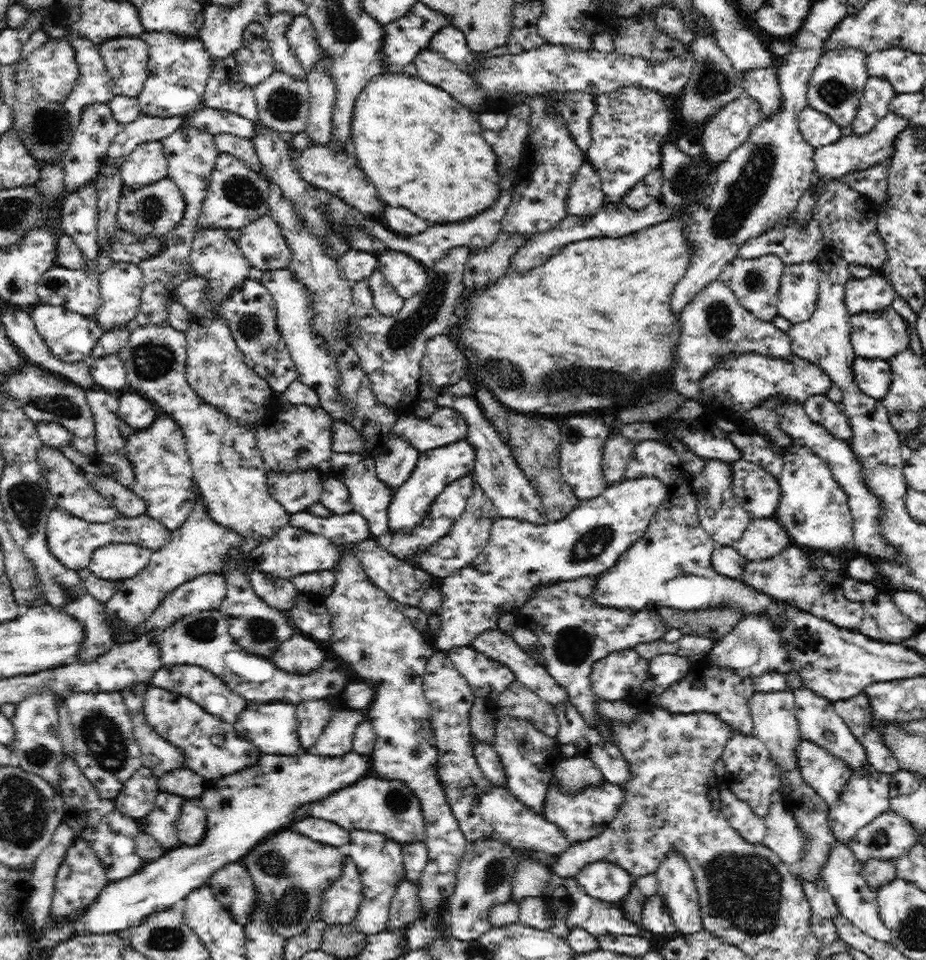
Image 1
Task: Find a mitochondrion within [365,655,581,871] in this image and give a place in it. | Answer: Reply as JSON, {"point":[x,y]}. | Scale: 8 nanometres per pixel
{"point":[396,804]}

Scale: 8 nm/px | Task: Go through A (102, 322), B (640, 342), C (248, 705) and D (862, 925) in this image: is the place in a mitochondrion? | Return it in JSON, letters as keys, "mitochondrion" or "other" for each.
{"A":"other","B":"other","C":"other","D":"other"}

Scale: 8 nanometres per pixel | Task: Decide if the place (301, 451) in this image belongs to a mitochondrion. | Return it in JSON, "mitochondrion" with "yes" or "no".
{"mitochondrion":"yes"}

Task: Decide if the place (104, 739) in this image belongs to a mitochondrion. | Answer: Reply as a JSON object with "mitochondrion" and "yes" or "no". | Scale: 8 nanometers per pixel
{"mitochondrion":"yes"}

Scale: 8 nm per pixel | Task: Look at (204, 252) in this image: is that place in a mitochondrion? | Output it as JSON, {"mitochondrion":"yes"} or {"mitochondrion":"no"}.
{"mitochondrion":"no"}

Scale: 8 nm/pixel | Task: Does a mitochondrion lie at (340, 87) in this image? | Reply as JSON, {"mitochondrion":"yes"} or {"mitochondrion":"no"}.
{"mitochondrion":"no"}

